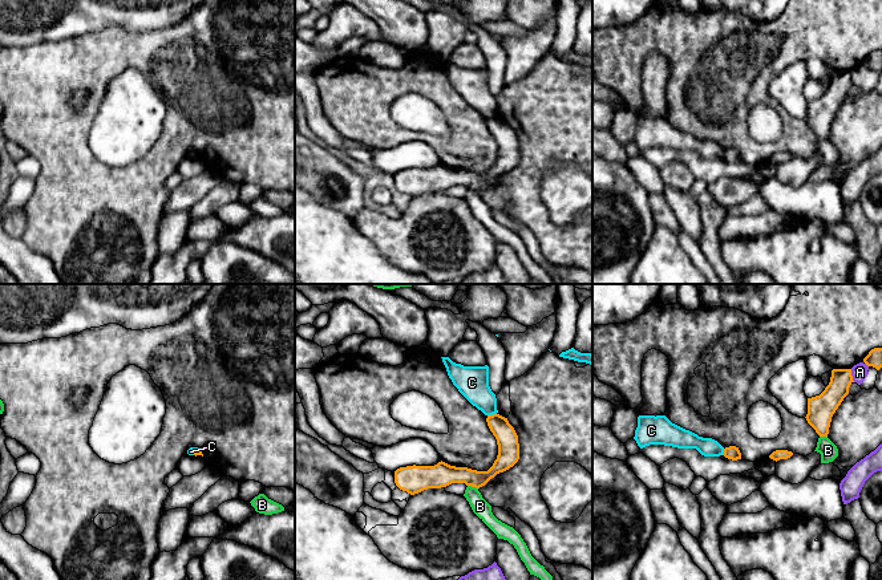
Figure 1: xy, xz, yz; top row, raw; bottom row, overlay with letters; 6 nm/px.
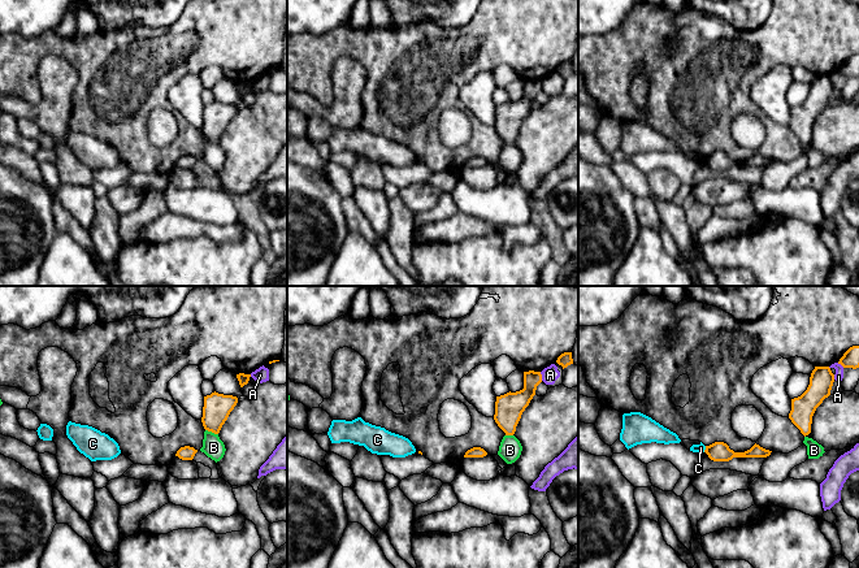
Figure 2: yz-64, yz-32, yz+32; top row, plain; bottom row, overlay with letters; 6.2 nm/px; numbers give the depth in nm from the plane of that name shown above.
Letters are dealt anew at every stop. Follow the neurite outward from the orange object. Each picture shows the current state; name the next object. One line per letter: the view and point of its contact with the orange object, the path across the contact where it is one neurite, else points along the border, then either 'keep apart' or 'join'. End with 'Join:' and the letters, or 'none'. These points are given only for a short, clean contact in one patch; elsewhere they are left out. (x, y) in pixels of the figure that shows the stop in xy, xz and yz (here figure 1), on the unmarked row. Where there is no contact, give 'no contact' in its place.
A: meets orange in yz at (852, 78); keep apart
B: meets orange in xz at (473, 189); keep apart
C: meets orange in xz at (493, 117); border along xz (496, 116), (488, 118); keep apart
Join: none

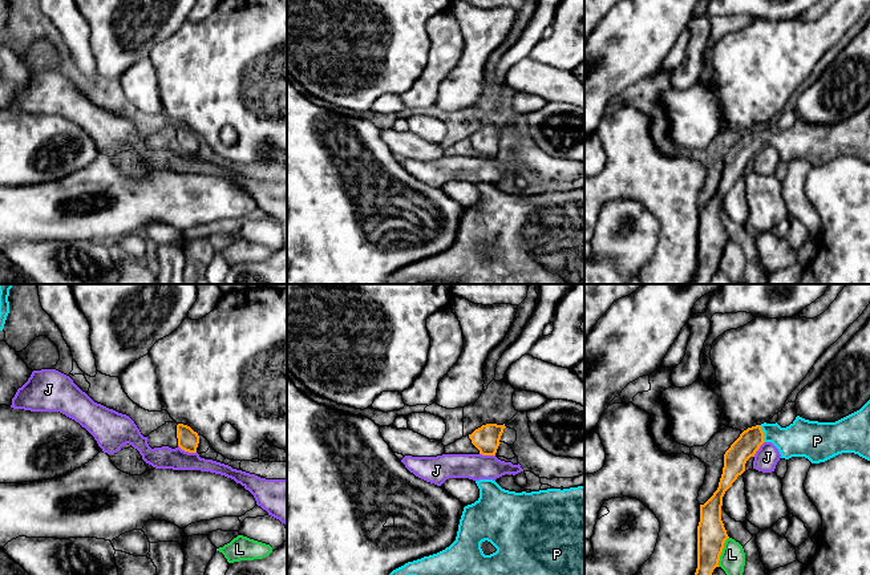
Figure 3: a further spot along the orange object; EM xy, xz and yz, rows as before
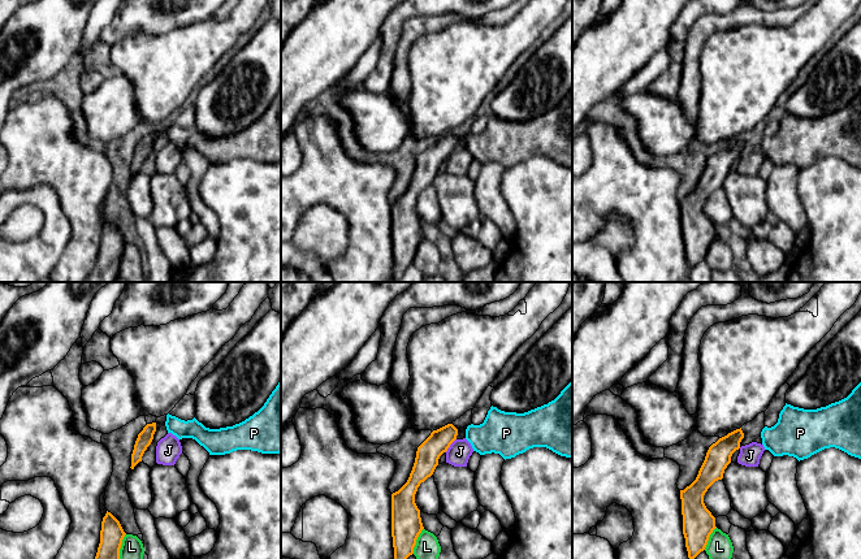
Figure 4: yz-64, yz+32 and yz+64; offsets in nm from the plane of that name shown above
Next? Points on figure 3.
J: meets orange in xy at (187, 153); border along xy (178, 148), (185, 153), (195, 156); keep apart
L: meets orange in yz at (721, 254); keep apart
P: meets orange in yz at (763, 136); runs through yz (749, 144), (763, 136), (802, 141); join
Join: P

